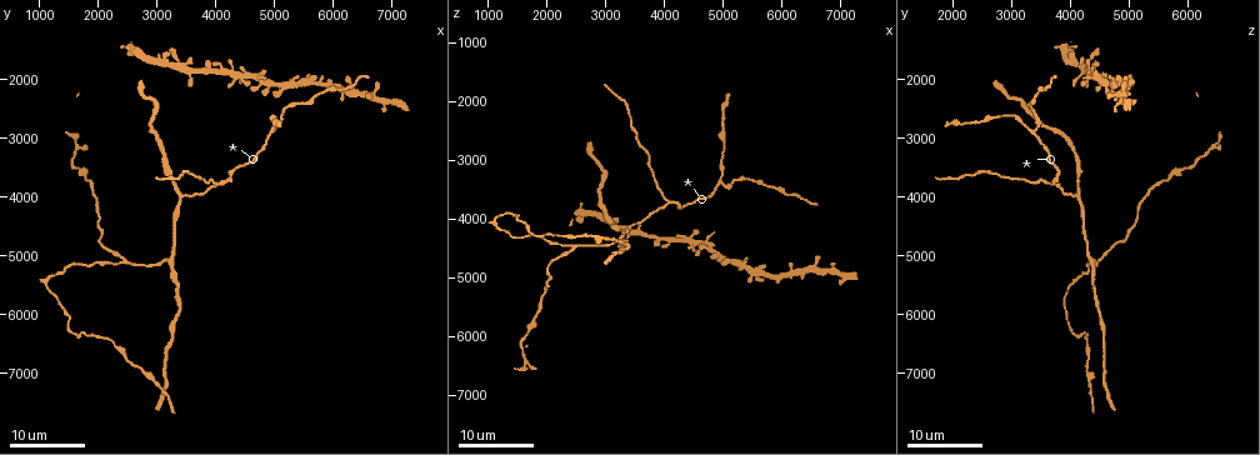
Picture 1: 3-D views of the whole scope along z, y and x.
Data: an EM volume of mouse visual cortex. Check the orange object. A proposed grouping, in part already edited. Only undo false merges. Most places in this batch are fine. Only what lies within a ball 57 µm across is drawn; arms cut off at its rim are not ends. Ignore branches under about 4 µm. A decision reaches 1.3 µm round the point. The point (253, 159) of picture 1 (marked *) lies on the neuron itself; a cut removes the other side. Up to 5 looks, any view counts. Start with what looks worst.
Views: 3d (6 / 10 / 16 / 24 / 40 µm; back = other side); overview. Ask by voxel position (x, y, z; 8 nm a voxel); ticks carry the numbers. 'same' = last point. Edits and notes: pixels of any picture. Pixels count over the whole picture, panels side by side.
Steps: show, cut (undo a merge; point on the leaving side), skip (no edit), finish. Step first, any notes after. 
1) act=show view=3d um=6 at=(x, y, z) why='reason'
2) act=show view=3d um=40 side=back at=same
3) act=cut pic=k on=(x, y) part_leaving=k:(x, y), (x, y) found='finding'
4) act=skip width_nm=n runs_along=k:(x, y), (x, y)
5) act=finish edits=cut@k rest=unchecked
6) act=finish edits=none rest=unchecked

act=show view=3d um=24 at=(4050, 3750, 3700) why='three-way junction'

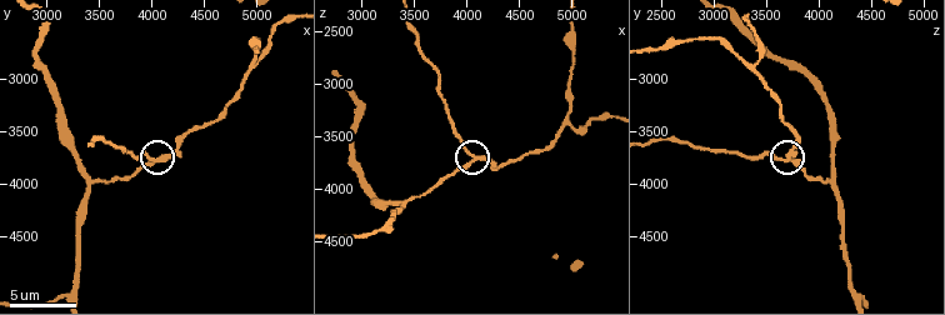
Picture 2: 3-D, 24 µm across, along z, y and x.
act=show view=3d um=10 at=(4060, 3760, 3720)

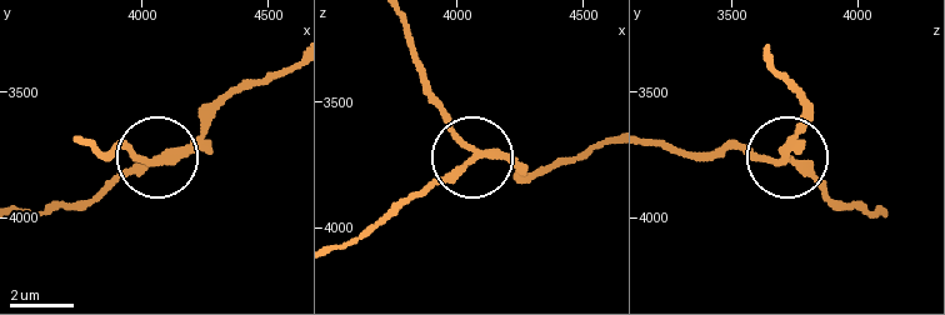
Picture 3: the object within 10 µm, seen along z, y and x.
act=cut pic=3 on=(138, 156) part_leaving=3:(178, 153), (148, 159), (89, 143) found='a second neuron is stuck on'

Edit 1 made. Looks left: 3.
act=show view=3d um=16 at=(4980, 2900, 3380) why='side arm on a straight run'

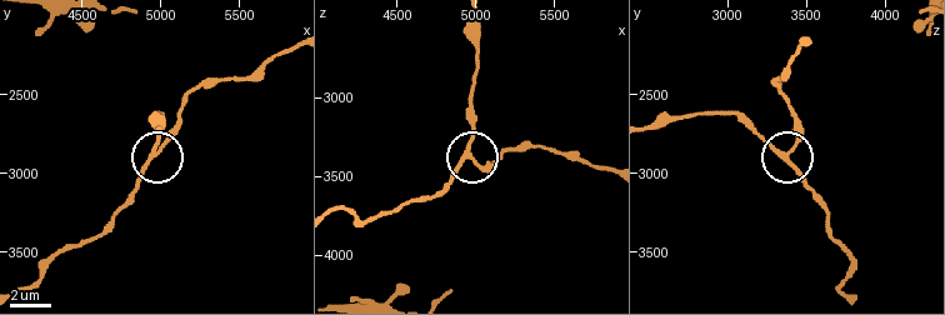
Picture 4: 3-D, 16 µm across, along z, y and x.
act=skip runs_along=4:(419, 200), (438, 193), (466, 158), (473, 109) found='one neuron here'

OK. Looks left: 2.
act=show view=3d um=16 at=(2450, 5050, 4500) why='arms part here'

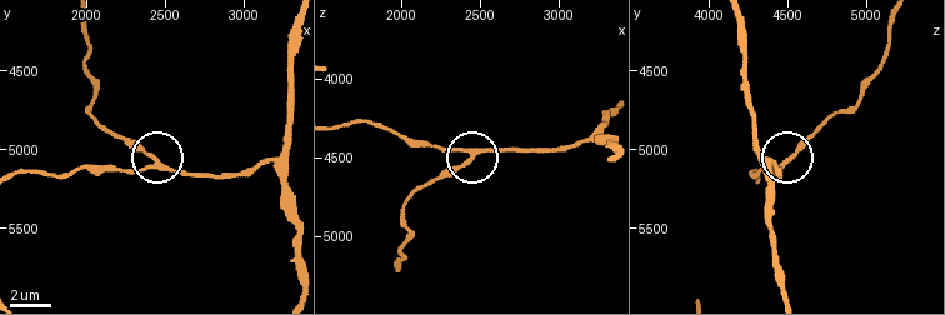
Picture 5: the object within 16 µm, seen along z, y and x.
act=show view=3d um=10 at=(2420, 5080, 4480) why='closer look'

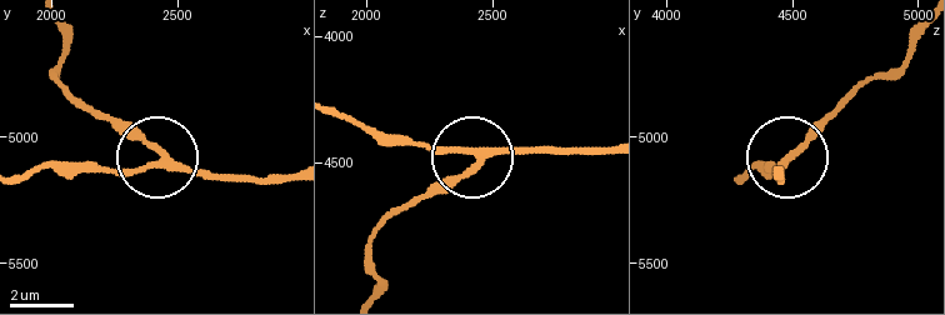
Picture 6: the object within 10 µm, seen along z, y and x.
act=skip width_nm=200 found='all the same neuron'

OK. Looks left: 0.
act=finish edits=cut@3 rest=unchecked

